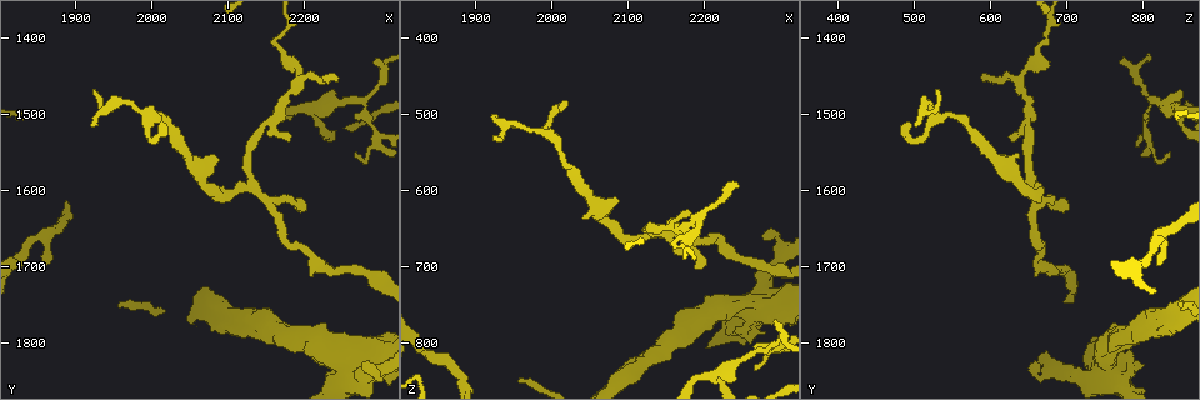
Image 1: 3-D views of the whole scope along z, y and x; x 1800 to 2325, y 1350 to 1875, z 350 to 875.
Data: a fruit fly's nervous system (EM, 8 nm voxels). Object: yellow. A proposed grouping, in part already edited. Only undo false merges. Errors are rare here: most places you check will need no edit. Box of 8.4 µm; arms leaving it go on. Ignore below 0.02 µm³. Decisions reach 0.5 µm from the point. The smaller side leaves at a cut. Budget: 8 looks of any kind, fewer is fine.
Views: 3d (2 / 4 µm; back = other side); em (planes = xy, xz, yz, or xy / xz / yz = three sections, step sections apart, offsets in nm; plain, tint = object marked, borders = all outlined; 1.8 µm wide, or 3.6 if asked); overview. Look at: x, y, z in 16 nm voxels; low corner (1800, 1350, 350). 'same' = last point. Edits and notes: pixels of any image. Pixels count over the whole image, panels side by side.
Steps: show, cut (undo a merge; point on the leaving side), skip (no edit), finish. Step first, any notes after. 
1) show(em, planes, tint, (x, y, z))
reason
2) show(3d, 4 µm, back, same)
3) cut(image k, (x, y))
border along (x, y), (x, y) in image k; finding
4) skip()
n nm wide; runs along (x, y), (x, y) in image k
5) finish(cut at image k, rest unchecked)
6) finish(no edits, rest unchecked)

show(em, planes, plain, (2165, 1410, 665))

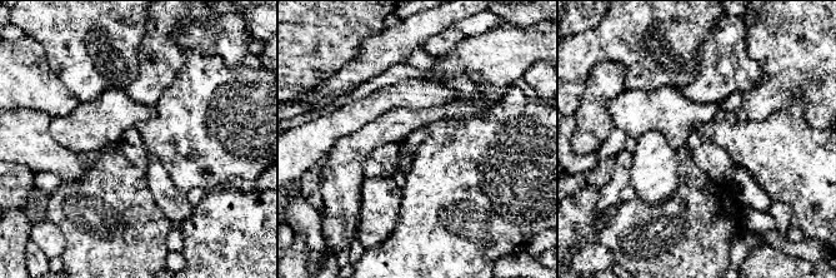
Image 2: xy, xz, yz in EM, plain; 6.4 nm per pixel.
show(em, planes, tint, same)

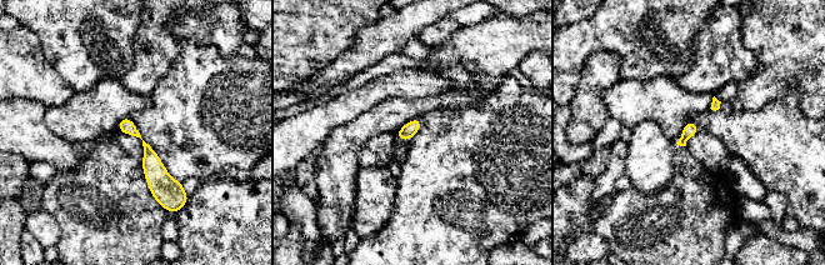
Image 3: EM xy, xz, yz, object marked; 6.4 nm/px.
skip()
one neuron here

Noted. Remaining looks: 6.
show(em, 3.6 µm, planes, tint, (2270, 1820, 755))
arms part here

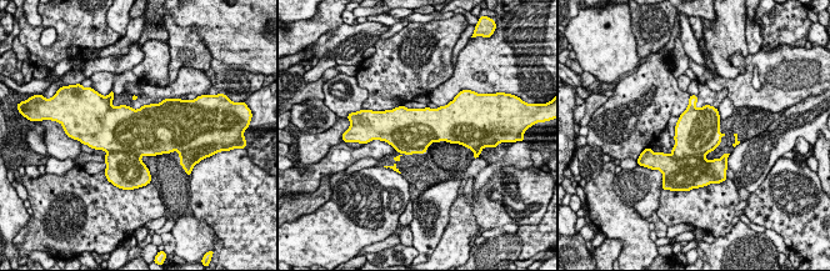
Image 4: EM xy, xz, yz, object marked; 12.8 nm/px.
cut(image 4, (124, 169))
600 nm wide; border along (108, 151), (129, 151), (139, 157) in image 4; a second neuron is stuck on

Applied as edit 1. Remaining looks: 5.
show(em, planes, plain, (2215, 1495, 845))
two arms in line, one across

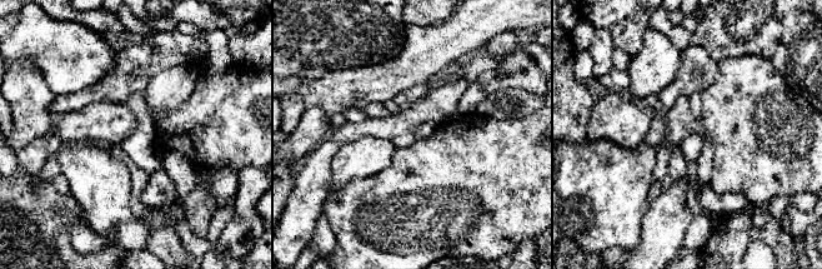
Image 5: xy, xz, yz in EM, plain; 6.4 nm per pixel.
show(em, planes, tint, same)
where the object lies

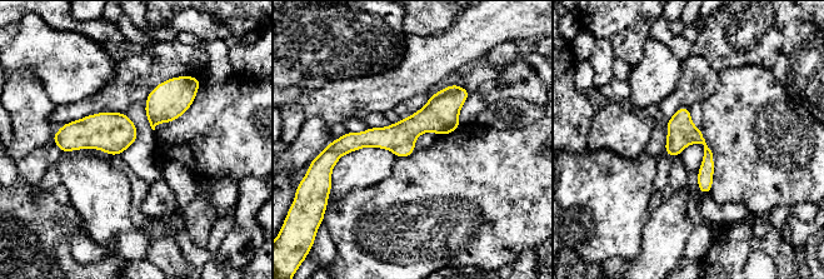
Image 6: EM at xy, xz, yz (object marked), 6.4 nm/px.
skip()
190 nm wide; continuous, no second neuron

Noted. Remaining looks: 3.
finish(cut at image 4, rest unchecked)

